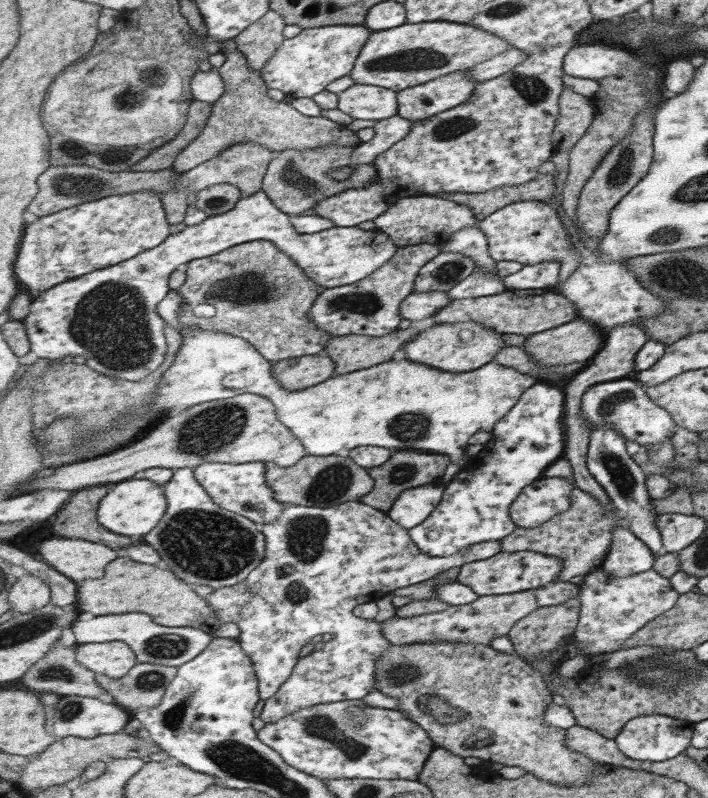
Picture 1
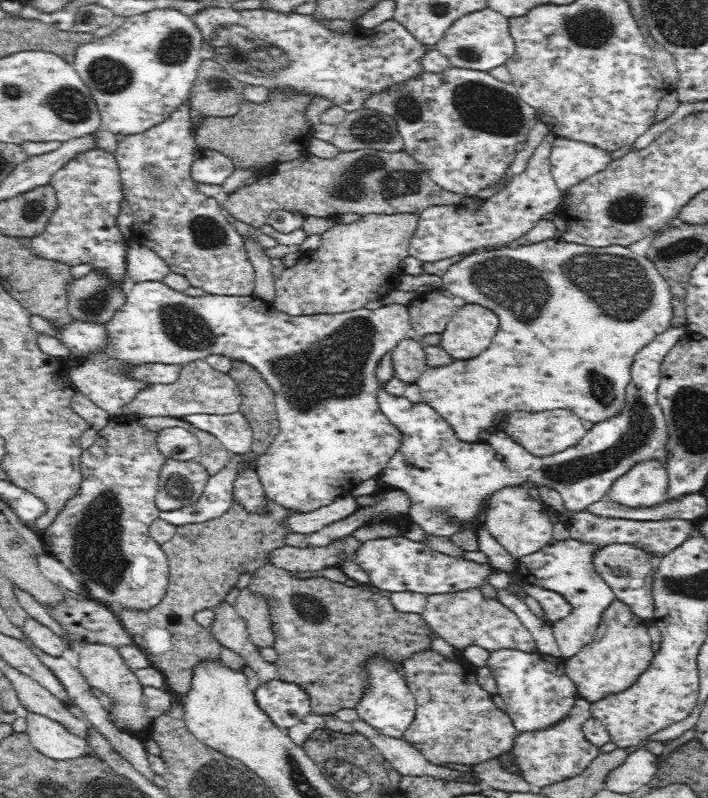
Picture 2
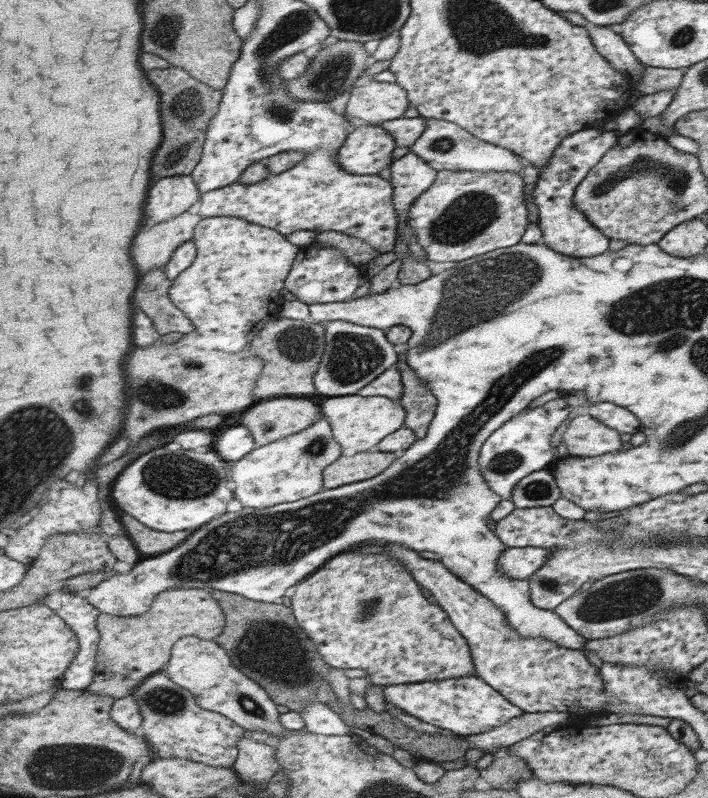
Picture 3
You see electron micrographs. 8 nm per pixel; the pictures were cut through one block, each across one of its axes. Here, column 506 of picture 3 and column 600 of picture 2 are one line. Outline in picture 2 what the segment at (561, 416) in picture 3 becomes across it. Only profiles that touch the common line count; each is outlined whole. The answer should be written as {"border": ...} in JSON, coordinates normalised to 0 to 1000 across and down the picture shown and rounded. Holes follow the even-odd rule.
{"border":[[[948,409],[922,424],[898,444],[891,477],[884,485],[884,501],[877,514],[863,524],[842,529],[811,559],[778,570],[749,569],[736,556],[723,551],[713,540],[702,540],[686,554],[654,554],[638,541],[637,534],[605,506],[603,501],[582,504],[572,496],[556,496],[544,487],[544,481],[558,472],[554,440],[537,449],[531,474],[537,486],[532,504],[548,526],[568,545],[564,564],[525,604],[514,603],[494,618],[497,622],[530,619],[532,613],[562,613],[578,622],[578,642],[588,658],[603,669],[638,672],[655,657],[672,649],[686,624],[698,620],[712,609],[734,609],[751,604],[756,610],[775,609],[791,617],[797,640],[797,654],[816,640],[826,639],[838,629],[845,629],[859,619],[866,604],[893,584],[907,578],[924,575],[924,566],[938,563],[945,549],[944,533],[934,513],[928,491],[934,476],[936,451],[948,436],[975,416],[969,409]],[[709,571],[709,579],[703,576]],[[669,647],[669,649],[667,649]],[[633,649],[644,649],[650,659]]]}

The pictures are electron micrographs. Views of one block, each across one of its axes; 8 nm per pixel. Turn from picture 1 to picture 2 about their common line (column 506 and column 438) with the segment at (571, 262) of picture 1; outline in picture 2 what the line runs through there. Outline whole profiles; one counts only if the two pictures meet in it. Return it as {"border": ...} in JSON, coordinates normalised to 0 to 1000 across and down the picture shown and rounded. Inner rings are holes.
{"border":[[[775,165],[773,169],[771,175],[757,185],[757,189],[749,197],[743,213],[740,213],[737,218],[726,219],[720,223],[720,226],[703,238],[703,241],[692,246],[692,248],[681,249],[672,264],[664,264],[661,258],[657,258],[654,254],[605,258],[606,261],[603,263],[599,263],[590,269],[589,284],[578,303],[578,318],[583,322],[607,325],[610,328],[616,328],[616,326],[638,323],[638,321],[655,322],[675,315],[726,308],[726,303],[744,291],[749,291],[749,288],[757,283],[757,278],[767,274],[768,269],[775,267],[785,268],[795,242],[788,236],[788,232],[778,219],[775,195],[785,172],[780,165]]]}

